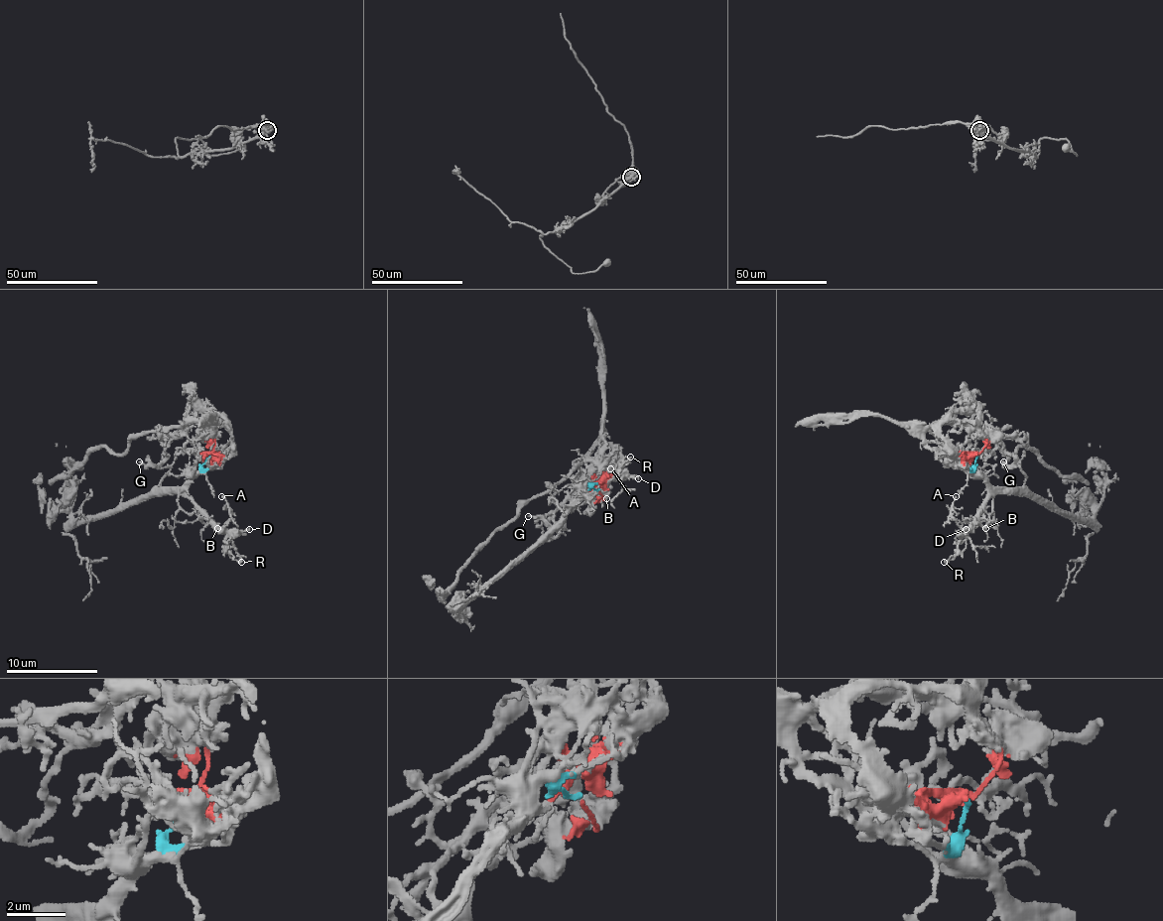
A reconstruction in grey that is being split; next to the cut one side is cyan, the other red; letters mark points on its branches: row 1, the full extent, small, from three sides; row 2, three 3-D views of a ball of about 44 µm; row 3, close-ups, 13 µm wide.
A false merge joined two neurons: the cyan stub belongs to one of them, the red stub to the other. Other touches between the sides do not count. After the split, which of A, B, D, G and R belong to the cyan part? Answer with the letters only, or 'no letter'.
A, B, D, R

